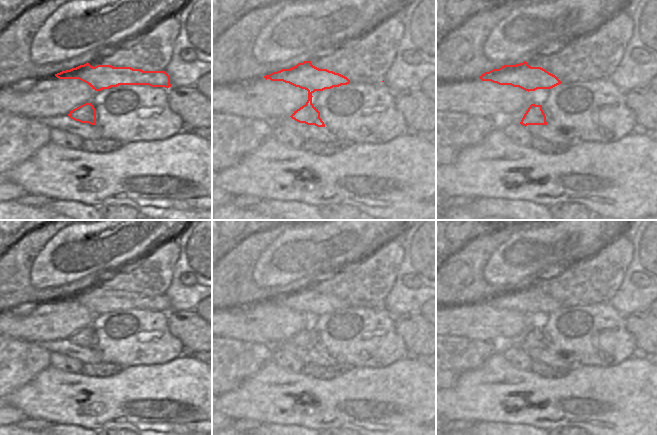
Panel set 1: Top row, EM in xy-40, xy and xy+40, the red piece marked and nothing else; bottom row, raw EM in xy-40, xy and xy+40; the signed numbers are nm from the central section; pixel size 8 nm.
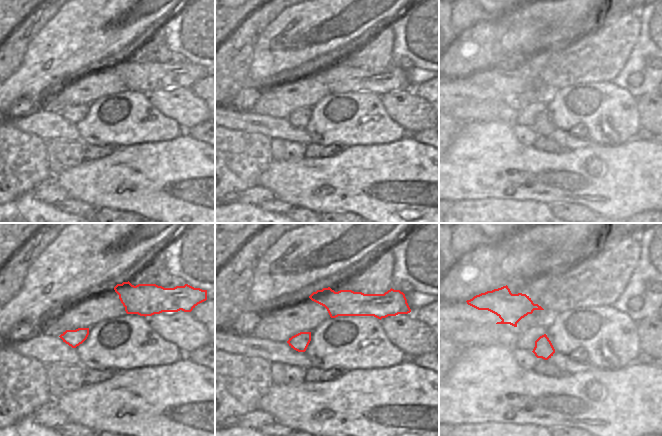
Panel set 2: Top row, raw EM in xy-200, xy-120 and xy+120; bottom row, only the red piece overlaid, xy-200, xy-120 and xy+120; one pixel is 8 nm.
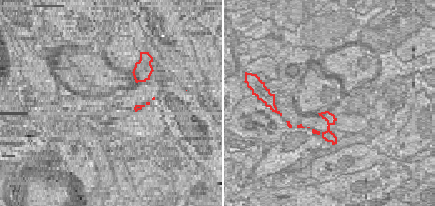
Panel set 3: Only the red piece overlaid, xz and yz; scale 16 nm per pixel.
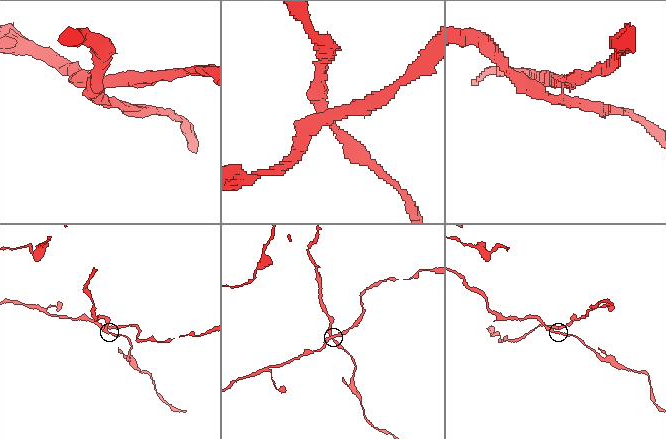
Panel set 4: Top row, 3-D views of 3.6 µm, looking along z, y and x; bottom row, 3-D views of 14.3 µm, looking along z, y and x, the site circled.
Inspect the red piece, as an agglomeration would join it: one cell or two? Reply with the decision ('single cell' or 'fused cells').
fused cells

